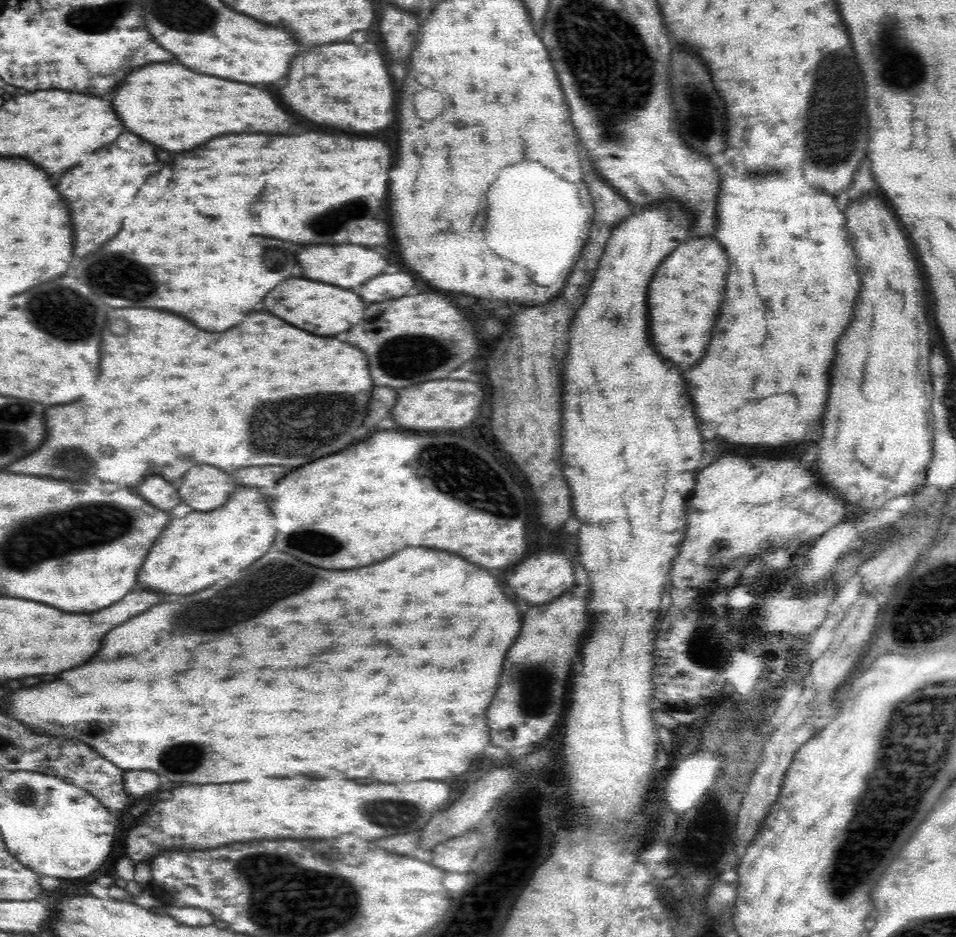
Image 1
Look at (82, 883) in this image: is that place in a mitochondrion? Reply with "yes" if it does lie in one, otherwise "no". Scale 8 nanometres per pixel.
no

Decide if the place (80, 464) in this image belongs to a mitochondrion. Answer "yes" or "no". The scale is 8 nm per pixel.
yes

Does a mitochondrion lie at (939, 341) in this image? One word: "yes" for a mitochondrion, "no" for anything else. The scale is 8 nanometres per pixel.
no

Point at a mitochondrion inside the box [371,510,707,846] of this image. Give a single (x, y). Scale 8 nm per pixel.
(537, 685)

